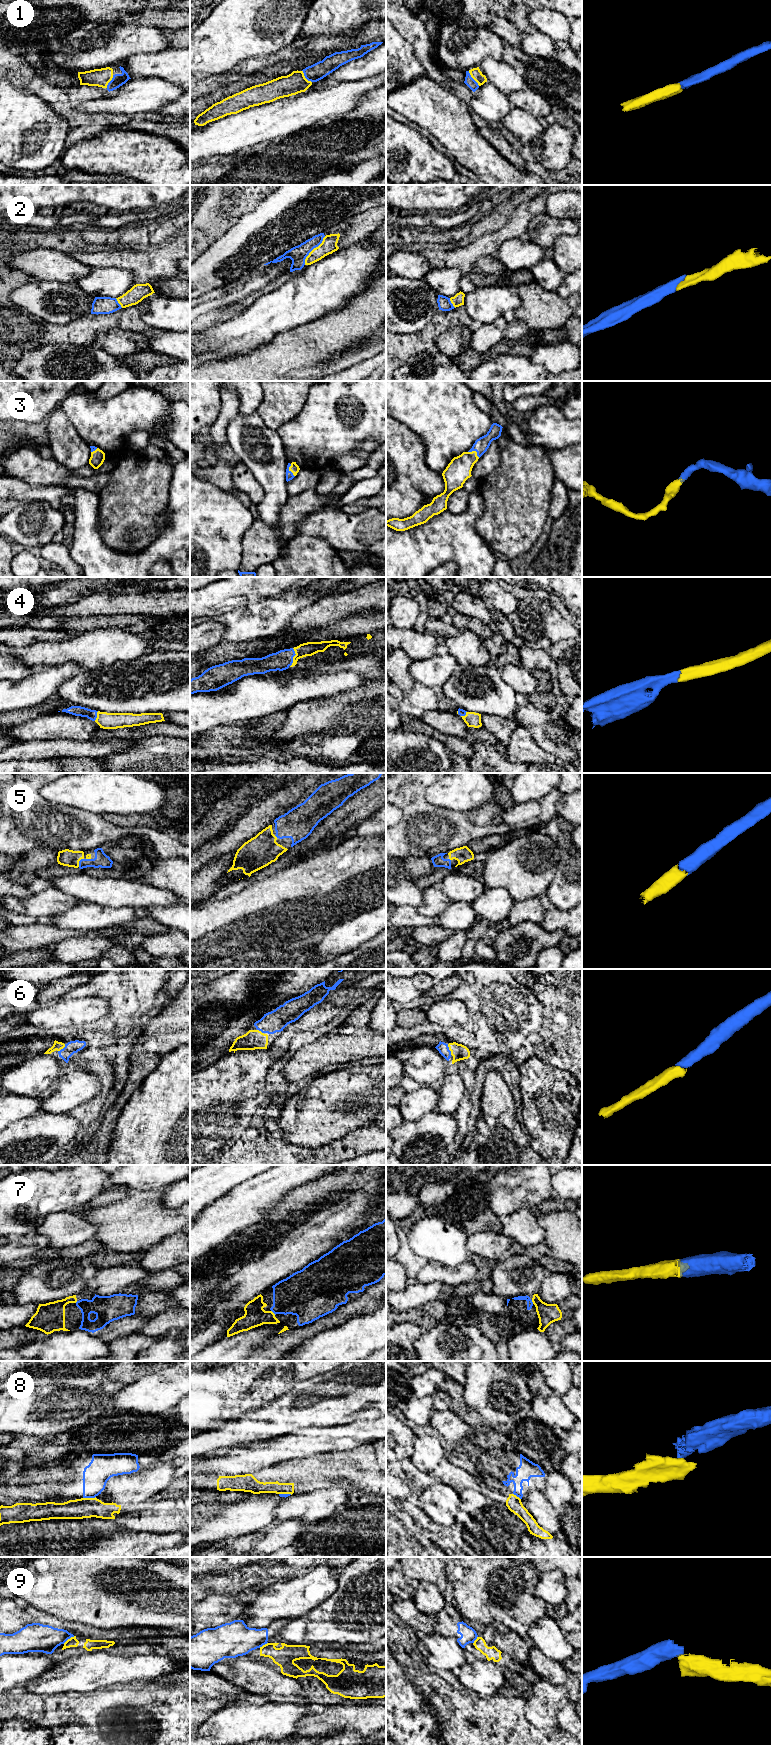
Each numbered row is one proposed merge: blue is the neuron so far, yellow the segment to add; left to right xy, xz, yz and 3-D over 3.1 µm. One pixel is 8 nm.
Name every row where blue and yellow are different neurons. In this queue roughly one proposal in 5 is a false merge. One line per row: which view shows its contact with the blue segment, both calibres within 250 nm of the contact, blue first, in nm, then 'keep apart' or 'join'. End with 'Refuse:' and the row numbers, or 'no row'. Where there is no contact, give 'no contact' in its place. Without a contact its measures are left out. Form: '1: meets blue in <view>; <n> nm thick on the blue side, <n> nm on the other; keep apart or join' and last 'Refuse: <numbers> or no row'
1: meets blue in yz; 80 nm thick on the blue side, 90 nm on the other; join
2: meets blue in xz; 140 nm thick on the blue side, 130 nm on the other; join
3: meets blue in yz; 120 nm thick on the blue side, 190 nm on the other; join
4: meets blue in xz; 160 nm thick on the blue side, 110 nm on the other; join
5: meets blue in xy; 110 nm thick on the blue side, 140 nm on the other; join
6: meets blue in yz; 90 nm thick on the blue side, 130 nm on the other; join
7: meets blue in xz; 320 nm thick on the blue side, 170 nm on the other; join
8: meets blue in xy; 200 nm thick on the blue side, 160 nm on the other; keep apart
9: meets blue in xy; 220 nm thick on the blue side, 80 nm on the other; keep apart
Refuse: 8, 9

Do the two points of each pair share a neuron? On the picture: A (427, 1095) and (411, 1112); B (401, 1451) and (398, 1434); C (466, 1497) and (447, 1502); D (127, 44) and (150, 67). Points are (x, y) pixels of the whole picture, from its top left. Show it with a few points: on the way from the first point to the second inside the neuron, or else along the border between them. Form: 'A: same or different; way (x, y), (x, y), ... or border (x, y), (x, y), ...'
A: same; way (423, 1099), (414, 1108)
B: same; way (401, 1447), (398, 1438)
C: different; border (458, 1494), (460, 1508)
D: different; border (159, 50), (130, 55), (116, 66)

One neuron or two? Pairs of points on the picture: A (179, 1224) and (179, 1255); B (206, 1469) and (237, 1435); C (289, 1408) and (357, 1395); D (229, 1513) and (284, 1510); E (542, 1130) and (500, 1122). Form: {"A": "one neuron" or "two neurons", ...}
{"A": "two neurons", "B": "two neurons", "C": "one neuron", "D": "two neurons", "E": "two neurons"}

